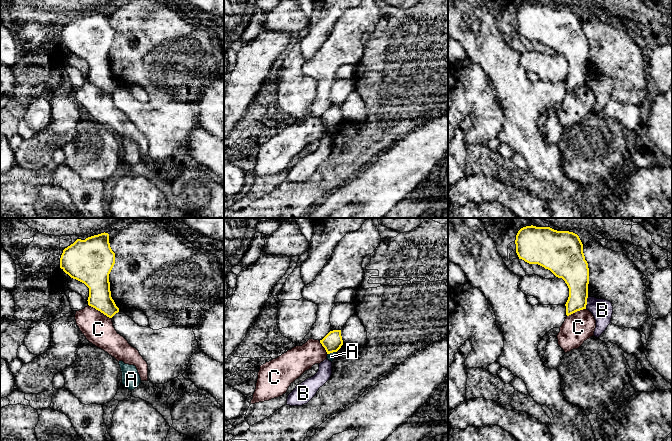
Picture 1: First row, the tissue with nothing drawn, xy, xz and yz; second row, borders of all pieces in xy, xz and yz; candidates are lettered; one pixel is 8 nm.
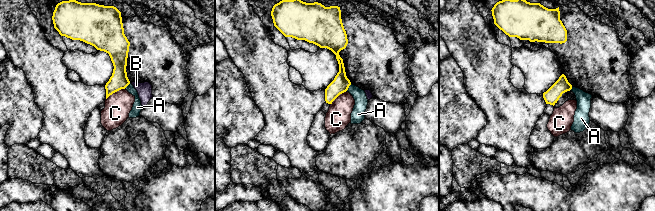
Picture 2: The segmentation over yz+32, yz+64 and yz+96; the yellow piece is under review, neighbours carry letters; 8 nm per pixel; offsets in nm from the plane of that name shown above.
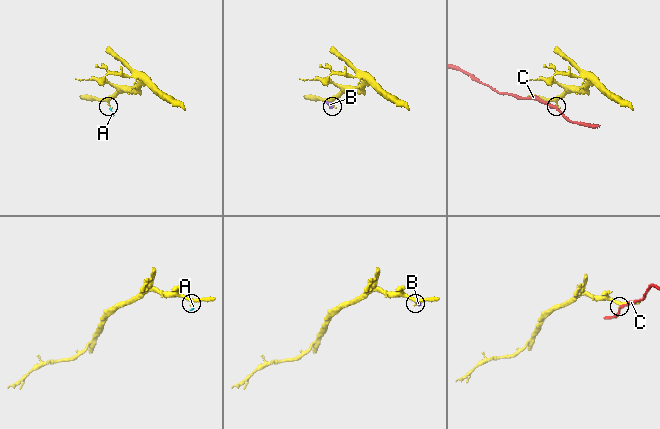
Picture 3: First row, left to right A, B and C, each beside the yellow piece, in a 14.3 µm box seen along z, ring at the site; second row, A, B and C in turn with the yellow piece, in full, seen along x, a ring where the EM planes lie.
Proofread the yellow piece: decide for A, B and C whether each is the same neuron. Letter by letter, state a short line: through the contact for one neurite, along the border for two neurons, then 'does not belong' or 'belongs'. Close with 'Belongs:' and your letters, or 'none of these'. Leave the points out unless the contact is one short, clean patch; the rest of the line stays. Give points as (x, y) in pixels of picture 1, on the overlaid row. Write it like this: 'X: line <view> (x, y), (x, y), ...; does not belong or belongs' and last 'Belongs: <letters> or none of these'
A: line xz (336, 351), (328, 354); does not belong
B: does not belong
C: does not belong
Belongs: none of these

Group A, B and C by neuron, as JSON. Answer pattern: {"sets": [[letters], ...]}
{"sets": [["A"], ["B"], ["C"]]}

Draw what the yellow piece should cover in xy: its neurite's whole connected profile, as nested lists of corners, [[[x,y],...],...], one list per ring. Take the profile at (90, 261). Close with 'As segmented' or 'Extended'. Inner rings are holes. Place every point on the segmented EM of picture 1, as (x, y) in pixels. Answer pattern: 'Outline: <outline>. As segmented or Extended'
Outline: [[[105,232],[85,240],[77,239],[63,250],[60,258],[60,268],[89,288],[88,305],[109,318],[119,312],[111,297],[109,282],[114,264],[115,253]]]. As segmented

